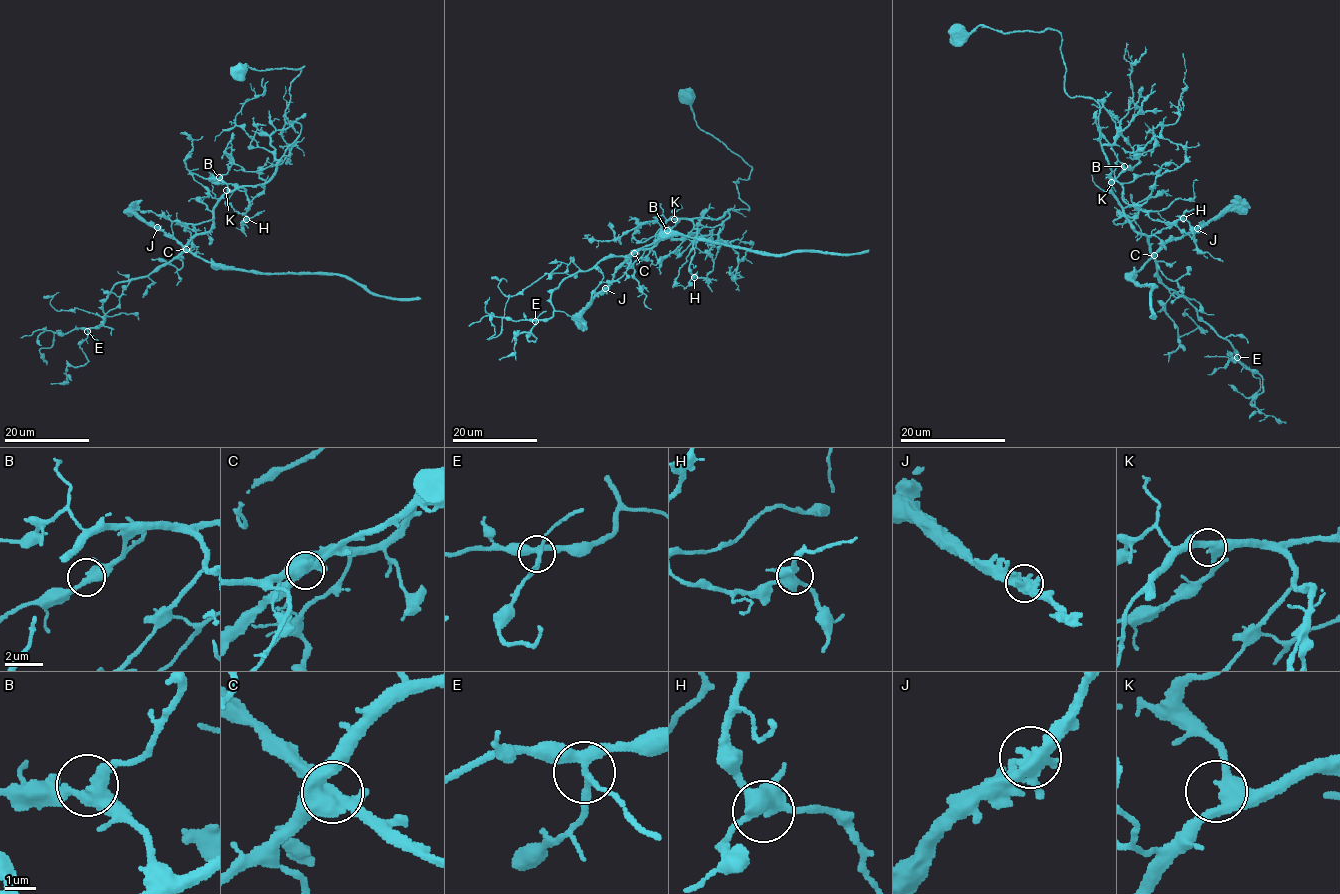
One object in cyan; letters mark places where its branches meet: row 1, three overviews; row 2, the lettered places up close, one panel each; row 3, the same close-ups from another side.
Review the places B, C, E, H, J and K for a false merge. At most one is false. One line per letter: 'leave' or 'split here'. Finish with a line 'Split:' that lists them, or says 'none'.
B: leave
C: split here
E: leave
H: leave
J: leave
K: leave
Split: C

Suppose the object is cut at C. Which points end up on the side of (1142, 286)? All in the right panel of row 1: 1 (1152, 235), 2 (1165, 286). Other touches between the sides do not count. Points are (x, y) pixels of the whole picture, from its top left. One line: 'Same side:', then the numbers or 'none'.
Same side: none

